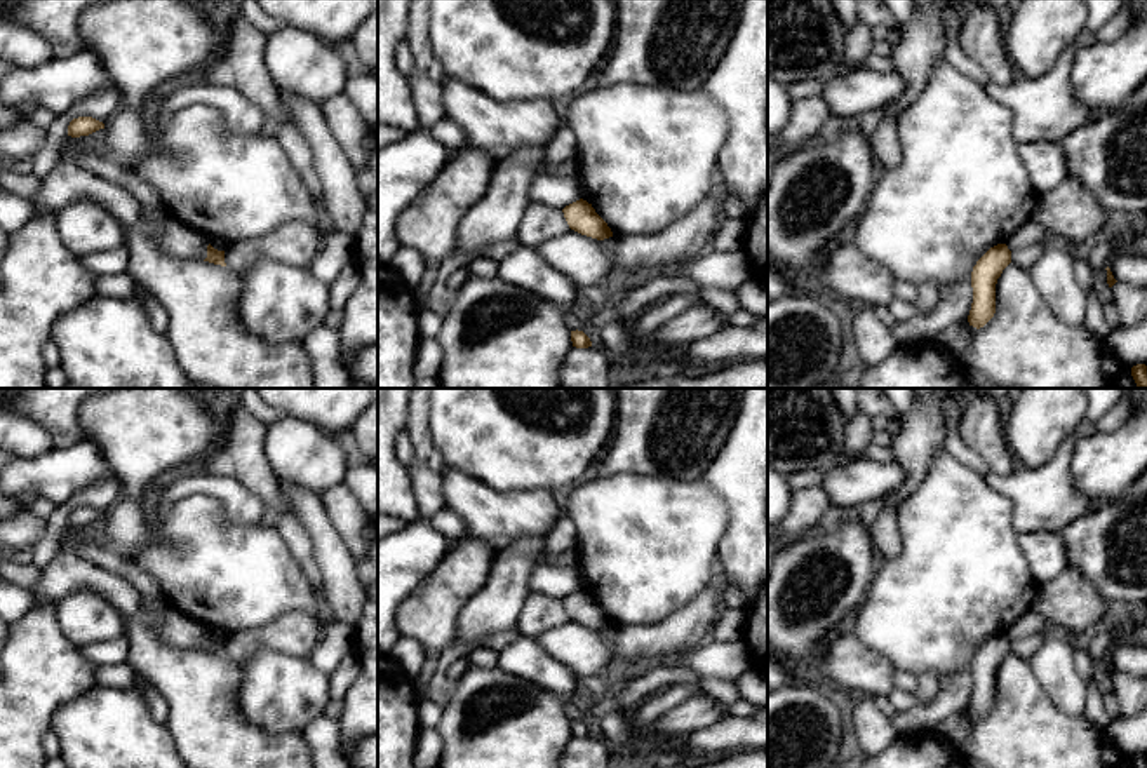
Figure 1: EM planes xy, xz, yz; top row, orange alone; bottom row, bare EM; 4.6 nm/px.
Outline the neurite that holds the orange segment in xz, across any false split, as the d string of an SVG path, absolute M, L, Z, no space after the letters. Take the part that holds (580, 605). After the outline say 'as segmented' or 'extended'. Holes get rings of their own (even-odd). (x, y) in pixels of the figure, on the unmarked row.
M583 589L566 596L562 603L569 618L581 625L587 625L597 630L613 627L613 622L607 616L607 613L595 603L592 594L588 594Z; as segmented

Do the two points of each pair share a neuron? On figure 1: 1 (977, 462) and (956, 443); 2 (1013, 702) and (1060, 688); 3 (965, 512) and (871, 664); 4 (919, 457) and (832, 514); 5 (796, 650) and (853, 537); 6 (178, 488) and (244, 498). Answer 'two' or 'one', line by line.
1: one
2: two
3: two
4: one
5: one
6: one

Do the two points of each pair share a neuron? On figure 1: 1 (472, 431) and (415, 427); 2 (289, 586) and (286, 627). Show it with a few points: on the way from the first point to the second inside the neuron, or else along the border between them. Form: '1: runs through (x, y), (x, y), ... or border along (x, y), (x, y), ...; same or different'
1: border along (429, 406), (429, 431), (434, 446); different
2: border along (321, 622), (300, 610), (289, 610), (251, 631); different

